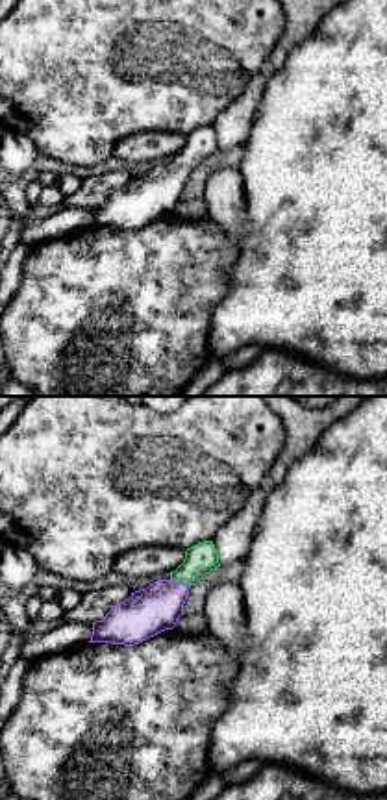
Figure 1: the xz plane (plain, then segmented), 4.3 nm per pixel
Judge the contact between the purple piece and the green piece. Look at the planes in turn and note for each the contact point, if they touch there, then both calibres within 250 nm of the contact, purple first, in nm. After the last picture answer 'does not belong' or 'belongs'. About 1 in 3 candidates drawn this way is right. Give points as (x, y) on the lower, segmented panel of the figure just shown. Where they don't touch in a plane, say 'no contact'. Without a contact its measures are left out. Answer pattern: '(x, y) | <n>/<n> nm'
(180, 582) | 200/140 nm

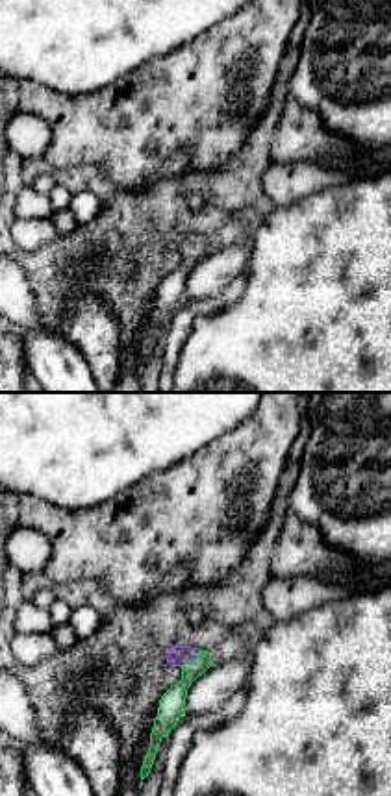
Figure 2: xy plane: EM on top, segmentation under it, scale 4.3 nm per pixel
(191, 659) | 90/110 nm

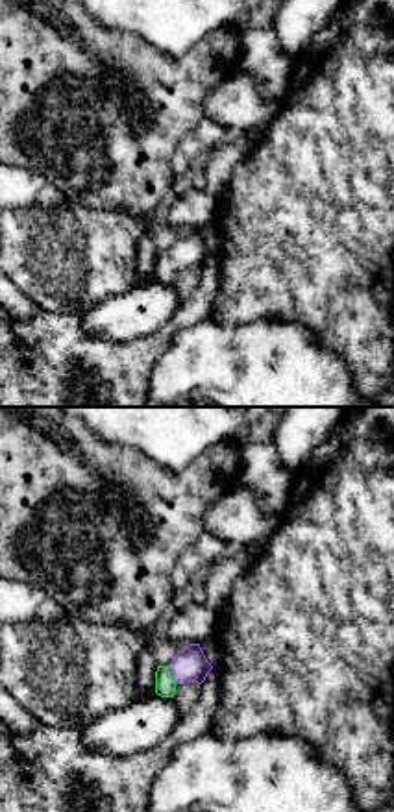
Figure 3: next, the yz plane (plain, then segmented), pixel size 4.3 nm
(171, 674) | 140/90 nm

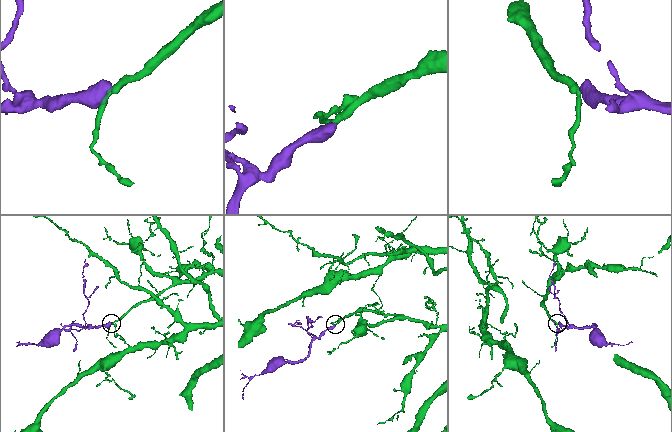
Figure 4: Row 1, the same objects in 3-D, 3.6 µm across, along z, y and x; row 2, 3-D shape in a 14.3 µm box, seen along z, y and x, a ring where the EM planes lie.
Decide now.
belongs

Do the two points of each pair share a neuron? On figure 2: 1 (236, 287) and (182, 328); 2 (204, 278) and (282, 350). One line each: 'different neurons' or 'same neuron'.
1: same neuron
2: different neurons

